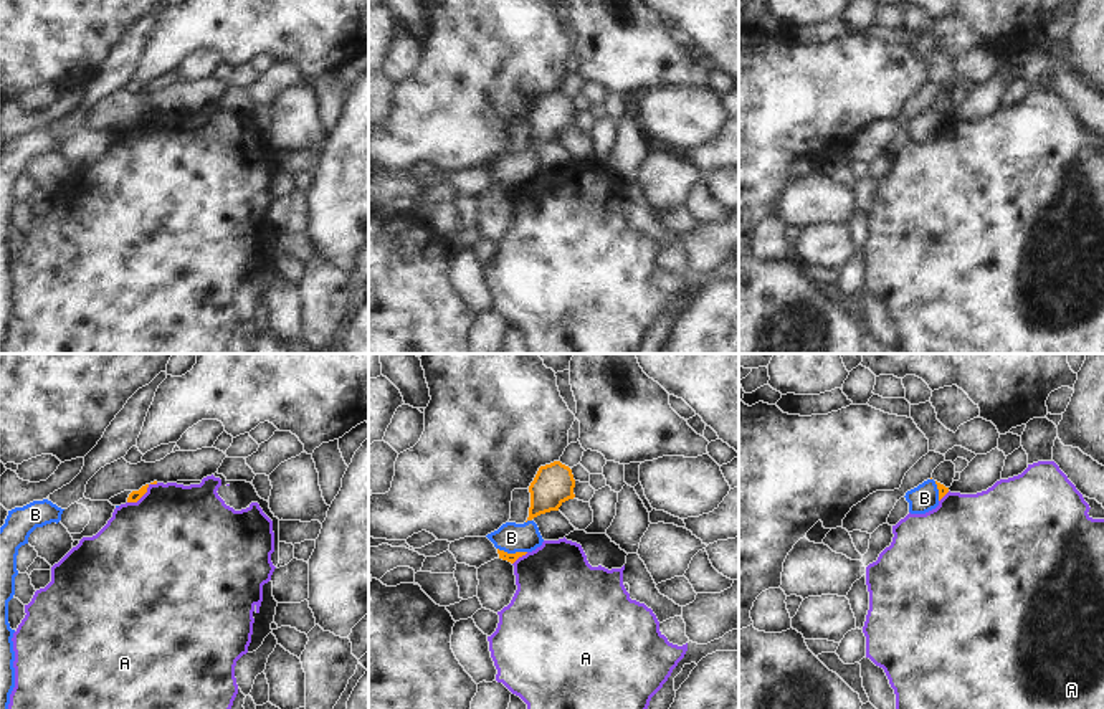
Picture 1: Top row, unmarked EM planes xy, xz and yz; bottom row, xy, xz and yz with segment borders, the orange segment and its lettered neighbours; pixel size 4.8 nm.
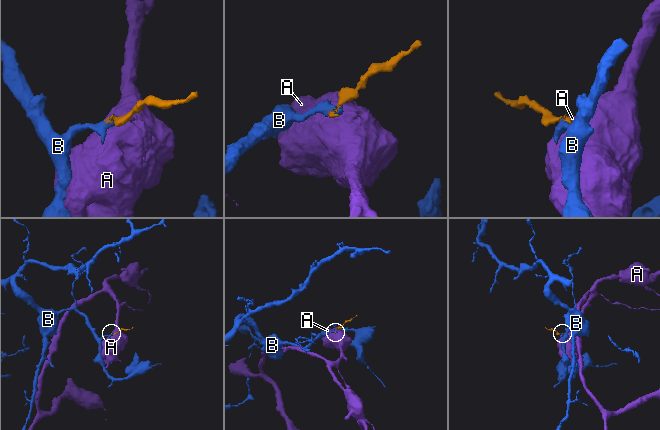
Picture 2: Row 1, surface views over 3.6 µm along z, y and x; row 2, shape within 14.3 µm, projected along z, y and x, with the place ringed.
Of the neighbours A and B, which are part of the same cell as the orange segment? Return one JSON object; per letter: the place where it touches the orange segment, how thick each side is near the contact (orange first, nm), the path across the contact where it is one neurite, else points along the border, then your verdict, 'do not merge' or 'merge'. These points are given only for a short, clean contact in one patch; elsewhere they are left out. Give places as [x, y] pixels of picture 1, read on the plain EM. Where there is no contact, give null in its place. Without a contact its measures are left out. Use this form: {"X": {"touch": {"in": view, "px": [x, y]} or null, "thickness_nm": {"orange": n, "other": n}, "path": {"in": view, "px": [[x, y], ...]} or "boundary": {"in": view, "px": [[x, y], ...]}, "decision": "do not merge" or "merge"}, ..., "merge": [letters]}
{"A": {"touch": {"in": "xy", "px": [142, 124]}, "thickness_nm": {"orange": 60, "other": 480}, "boundary": {"in": "xy", "px": [[157, 113], [152, 113], [136, 131], [128, 133]]}, "decision": "do not merge"}, "B": {"touch": {"in": "xz", "px": [513, 184]}, "thickness_nm": {"orange": 50, "other": 150}, "path": {"in": "xz", "px": [[511, 187], [513, 184], [511, 167]]}, "decision": "merge"}, "merge": ["B"]}

